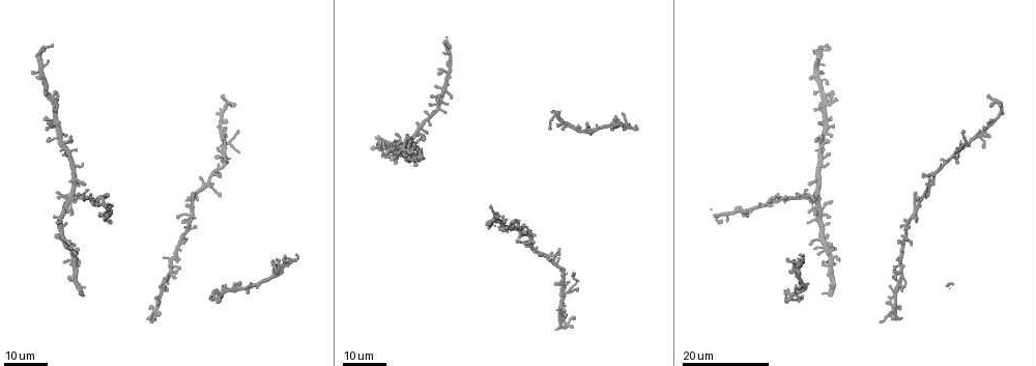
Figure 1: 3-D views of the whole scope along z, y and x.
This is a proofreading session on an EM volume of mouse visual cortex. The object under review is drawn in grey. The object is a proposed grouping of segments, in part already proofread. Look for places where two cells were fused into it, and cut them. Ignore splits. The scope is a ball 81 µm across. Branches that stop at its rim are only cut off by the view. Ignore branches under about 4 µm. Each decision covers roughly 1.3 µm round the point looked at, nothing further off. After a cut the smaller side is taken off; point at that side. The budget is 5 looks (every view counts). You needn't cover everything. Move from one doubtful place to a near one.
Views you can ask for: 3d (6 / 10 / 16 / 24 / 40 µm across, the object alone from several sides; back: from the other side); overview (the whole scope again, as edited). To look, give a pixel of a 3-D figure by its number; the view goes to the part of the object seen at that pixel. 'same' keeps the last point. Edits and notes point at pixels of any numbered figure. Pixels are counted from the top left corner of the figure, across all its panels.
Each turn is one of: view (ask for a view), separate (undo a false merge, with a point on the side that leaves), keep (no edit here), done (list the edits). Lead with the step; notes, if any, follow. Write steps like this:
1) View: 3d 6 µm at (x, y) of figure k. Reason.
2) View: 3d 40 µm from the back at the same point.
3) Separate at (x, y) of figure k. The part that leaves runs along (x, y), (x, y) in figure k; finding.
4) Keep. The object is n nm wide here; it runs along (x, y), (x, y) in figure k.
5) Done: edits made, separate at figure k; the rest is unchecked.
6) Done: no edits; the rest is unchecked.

View: 3d 24 µm at (519, 234) of figure 1. Four arms meet.

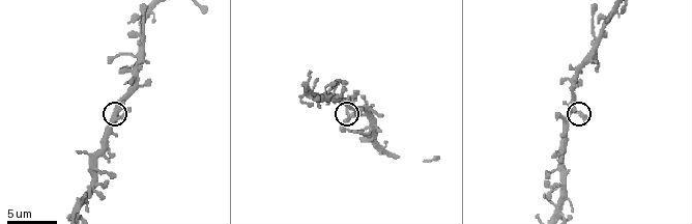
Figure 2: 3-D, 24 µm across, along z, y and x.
View: 3d 6 µm at (575, 113) of figure 2.

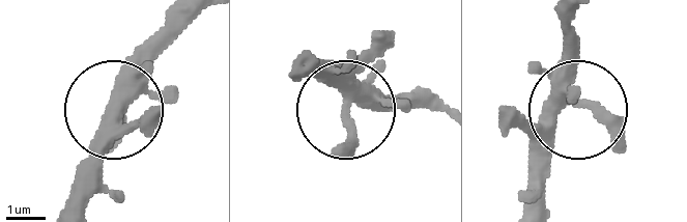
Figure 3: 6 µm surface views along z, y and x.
Keep. The object is 350 nm wide here; it runs along (65, 203), (112, 101), (198, 15) in figure 3; all the same cell.

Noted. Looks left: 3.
View: 3d 16 µm at (562, 292) of figure 1. Looks like a crossing.

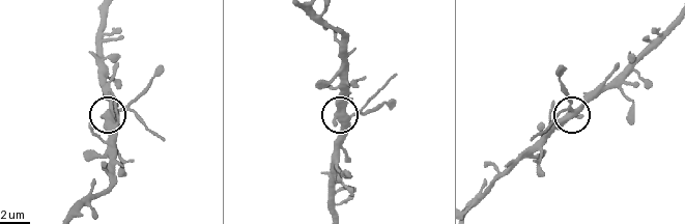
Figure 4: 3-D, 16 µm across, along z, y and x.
View: 3d 6 µm at (576, 109) of figure 4.

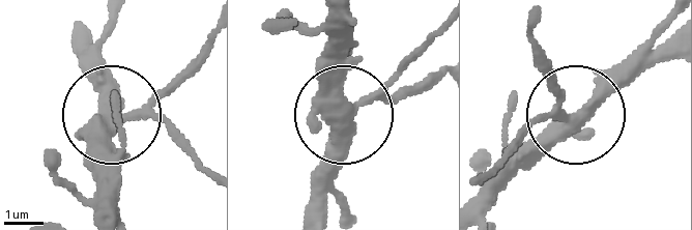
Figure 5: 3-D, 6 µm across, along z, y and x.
Separate at (168, 130) of figure 5. The object is 360 nm wide here; the part that leaves runs along (124, 117), (161, 120), (210, 167) in figure 5; two cells meet here.

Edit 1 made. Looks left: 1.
View: 3d 10 µm at (142, 38) of figure 2. Four or more arms meet.

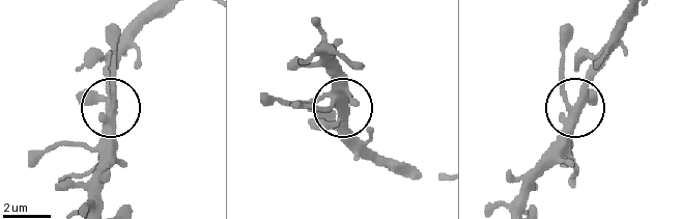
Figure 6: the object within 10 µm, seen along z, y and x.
Keep. 4 arms meet here; one cell here.

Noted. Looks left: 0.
Done: edits made, separate at figure 5; the rest is unchecked.

